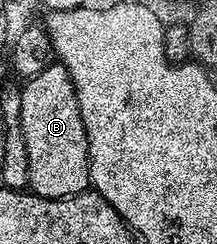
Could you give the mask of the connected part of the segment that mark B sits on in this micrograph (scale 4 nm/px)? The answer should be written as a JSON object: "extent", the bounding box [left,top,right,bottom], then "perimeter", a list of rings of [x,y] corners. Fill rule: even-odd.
{"extent":[18,64,92,198],"perimeter":[[[53,64],[47,66],[38,76],[27,79],[23,85],[25,85],[24,91],[19,91],[18,94],[20,100],[20,121],[18,124],[24,132],[26,144],[28,146],[28,170],[32,180],[31,189],[42,198],[73,198],[76,194],[85,193],[85,191],[89,189],[92,181],[92,164],[88,161],[88,133],[84,127],[84,120],[82,118],[82,112],[80,111],[78,96],[76,95],[76,85],[74,84],[70,72],[63,64]]]}

